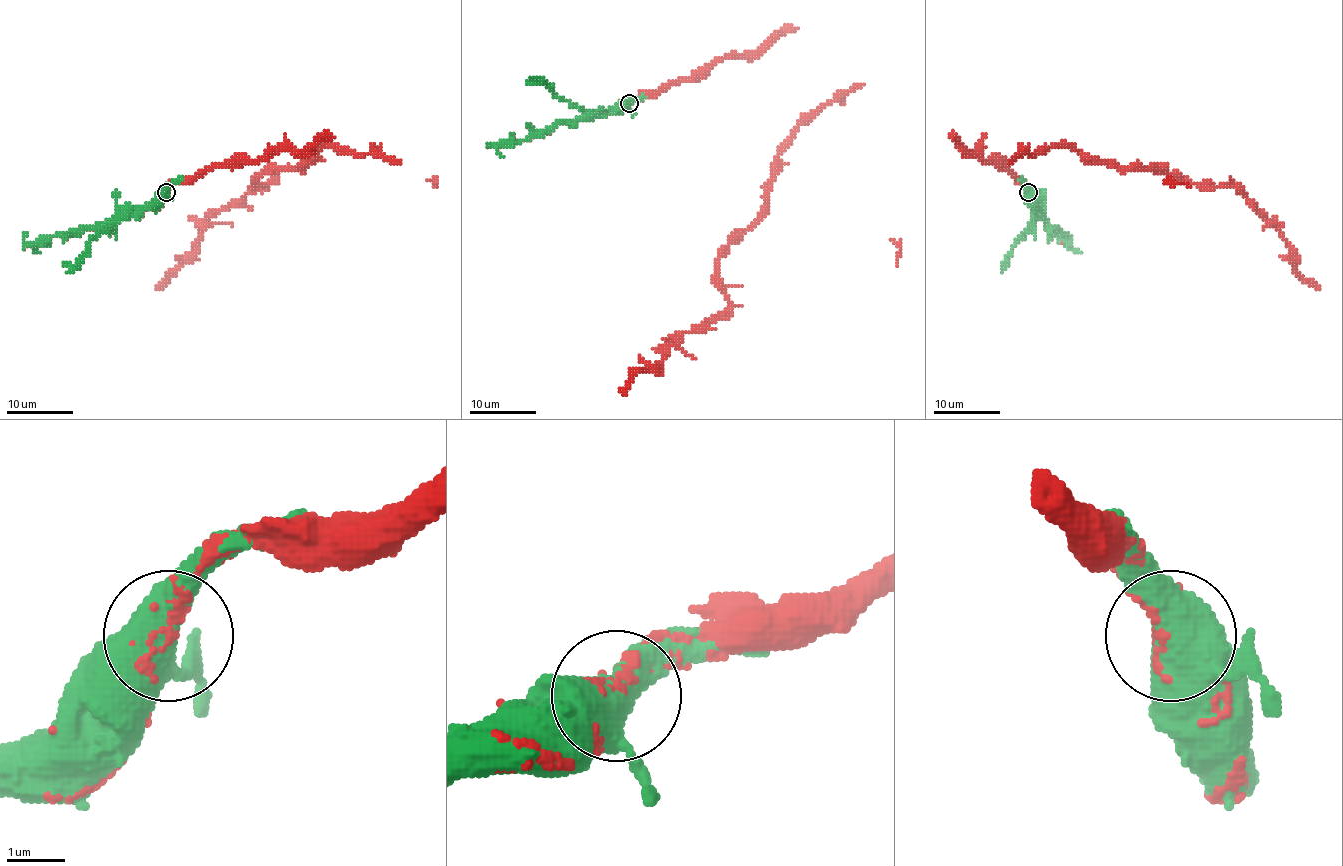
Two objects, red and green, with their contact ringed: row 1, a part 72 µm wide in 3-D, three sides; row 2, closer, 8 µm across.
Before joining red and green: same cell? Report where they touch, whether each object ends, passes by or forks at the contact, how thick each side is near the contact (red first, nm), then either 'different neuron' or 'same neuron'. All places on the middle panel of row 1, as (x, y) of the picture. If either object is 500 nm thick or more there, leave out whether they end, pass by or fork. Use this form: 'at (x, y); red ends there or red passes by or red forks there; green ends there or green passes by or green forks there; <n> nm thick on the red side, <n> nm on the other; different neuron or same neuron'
at (629, 103); red ends there; green forks there; 140 nm thick on the red side, 480 nm on the other; same neuron

